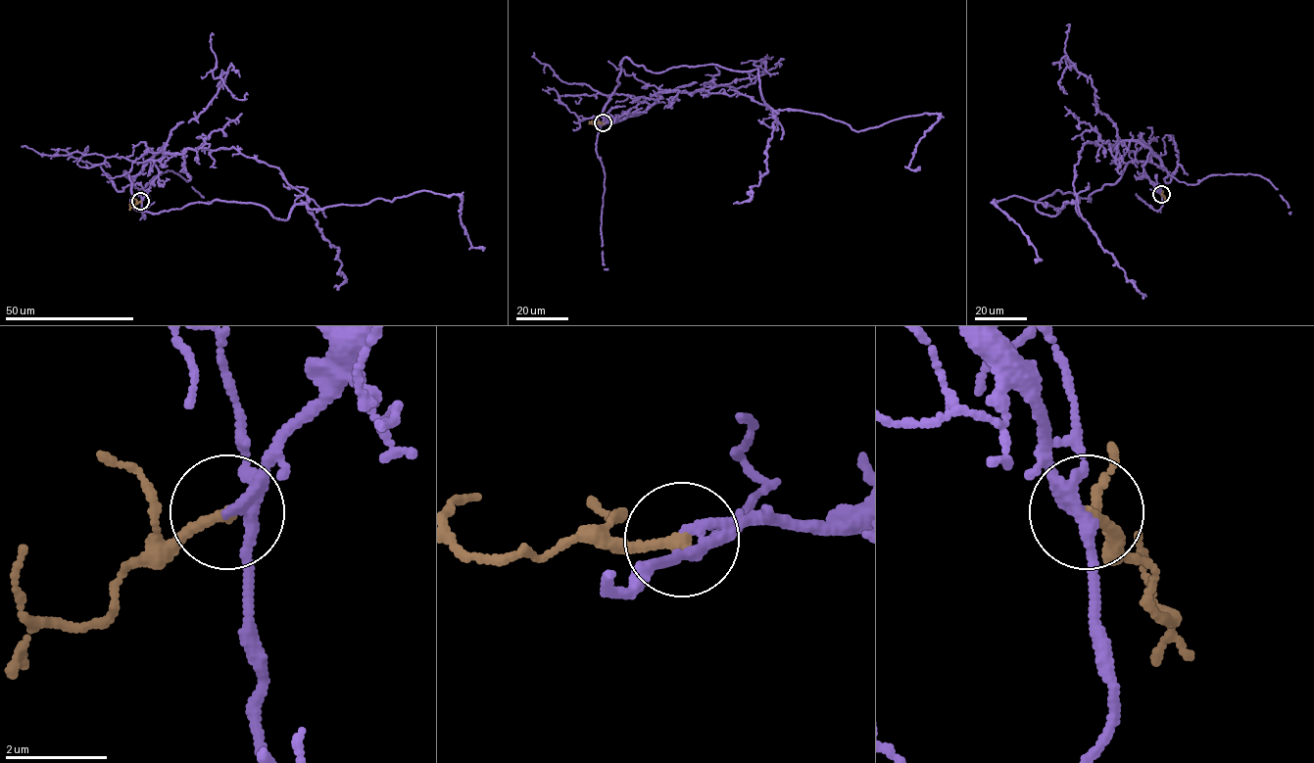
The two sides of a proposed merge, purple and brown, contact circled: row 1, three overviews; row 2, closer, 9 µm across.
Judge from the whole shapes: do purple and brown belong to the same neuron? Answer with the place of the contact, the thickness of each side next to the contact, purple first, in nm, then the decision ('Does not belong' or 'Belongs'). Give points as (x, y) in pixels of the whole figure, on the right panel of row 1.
Place: (1161, 194). Thickness 190 nm (purple) against 240 nm. Belongs

